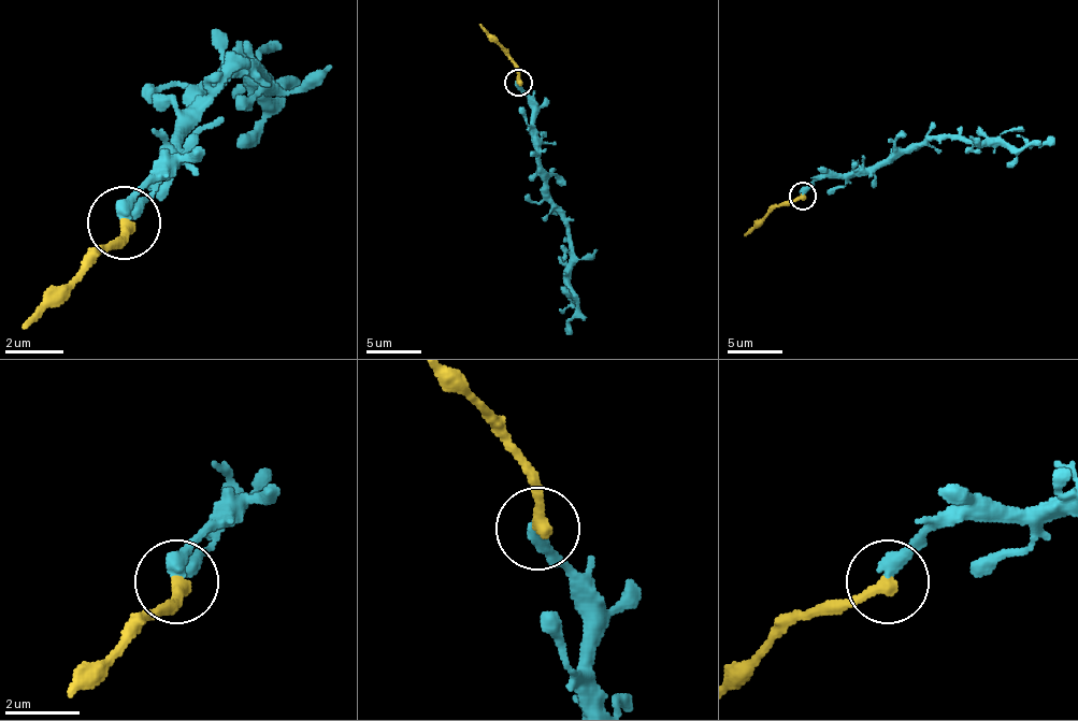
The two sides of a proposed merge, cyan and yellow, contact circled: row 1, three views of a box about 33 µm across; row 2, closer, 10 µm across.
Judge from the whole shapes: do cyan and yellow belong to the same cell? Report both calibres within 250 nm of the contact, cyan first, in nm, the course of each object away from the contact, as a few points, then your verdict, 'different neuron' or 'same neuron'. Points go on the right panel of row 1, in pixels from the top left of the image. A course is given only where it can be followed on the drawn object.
calibres 440 and 360 nm; course cyan (803, 193), (822, 177), (872, 174), (933, 139), (1010, 144), (1021, 149), (1054, 139); course yellow (803, 197), (775, 204), (745, 235); different neuron

